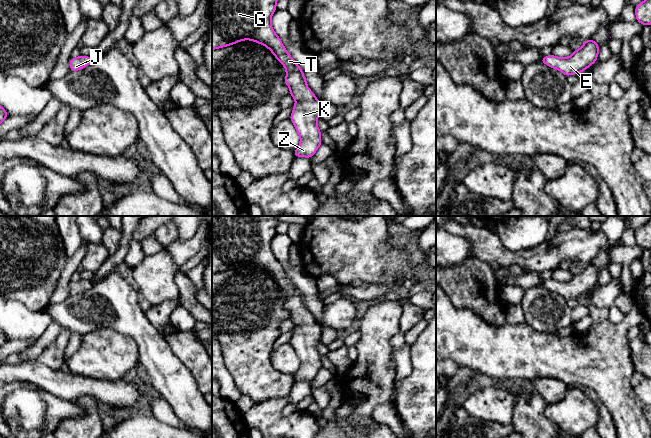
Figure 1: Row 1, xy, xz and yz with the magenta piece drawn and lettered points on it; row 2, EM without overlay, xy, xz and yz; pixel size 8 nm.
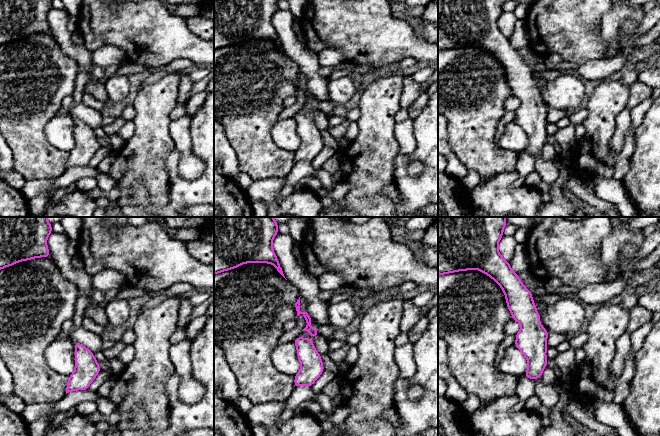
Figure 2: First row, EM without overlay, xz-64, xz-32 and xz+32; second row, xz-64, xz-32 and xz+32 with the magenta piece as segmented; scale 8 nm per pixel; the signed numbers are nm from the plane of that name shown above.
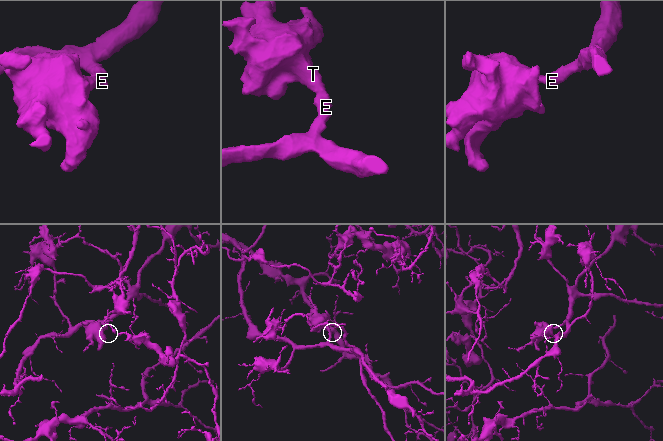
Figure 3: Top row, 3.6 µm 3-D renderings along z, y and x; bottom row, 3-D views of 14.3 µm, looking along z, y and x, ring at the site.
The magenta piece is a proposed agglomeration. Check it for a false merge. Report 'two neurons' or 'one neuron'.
one neuron

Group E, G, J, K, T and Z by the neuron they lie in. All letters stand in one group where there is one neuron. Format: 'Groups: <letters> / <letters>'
Groups: E G J K T Z

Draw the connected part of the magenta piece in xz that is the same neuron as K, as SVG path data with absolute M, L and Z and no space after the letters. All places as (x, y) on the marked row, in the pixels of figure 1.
M212 0L212 50L236 44L241 40L252 40L266 46L274 54L276 59L286 68L285 84L290 88L290 95L296 100L289 119L294 124L301 140L298 148L294 151L294 156L311 159L322 144L321 131L317 126L321 105L314 93L308 88L300 66L286 51L282 41L272 28L271 17L277 10L277 1Z

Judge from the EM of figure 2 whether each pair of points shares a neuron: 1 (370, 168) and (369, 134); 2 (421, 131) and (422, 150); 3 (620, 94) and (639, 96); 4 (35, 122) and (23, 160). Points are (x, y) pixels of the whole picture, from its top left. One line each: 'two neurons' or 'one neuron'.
1: one neuron
2: one neuron
3: two neurons
4: one neuron

